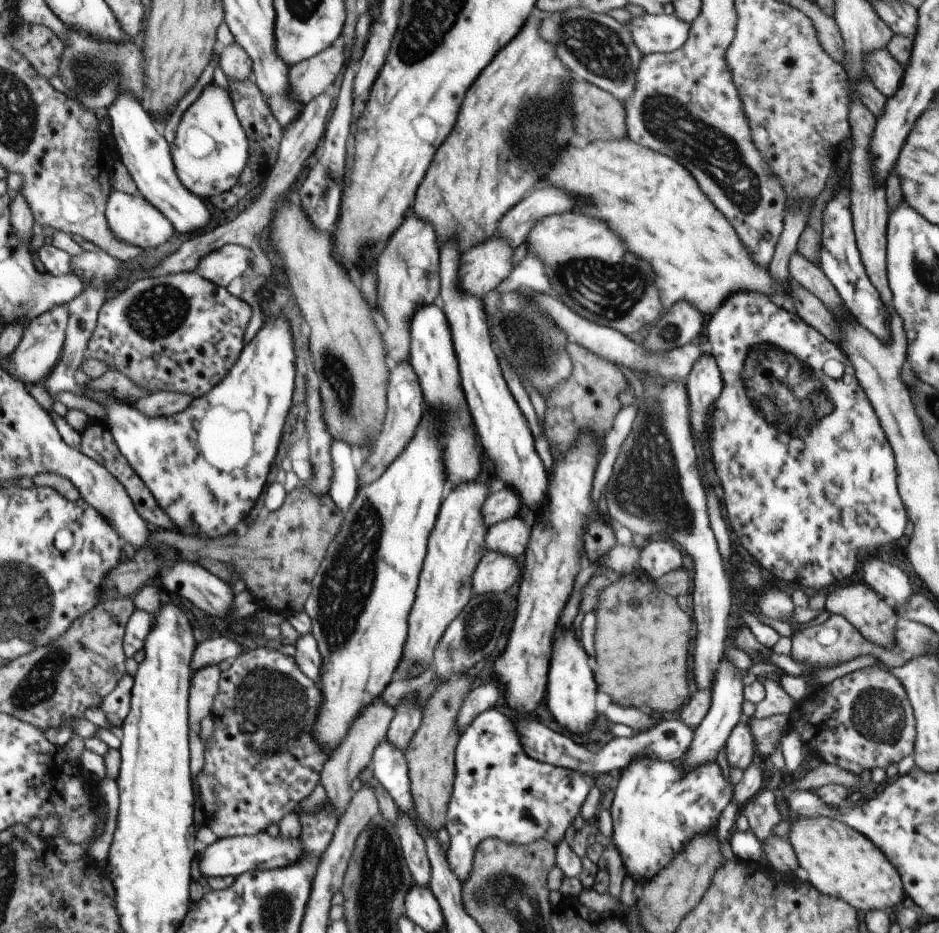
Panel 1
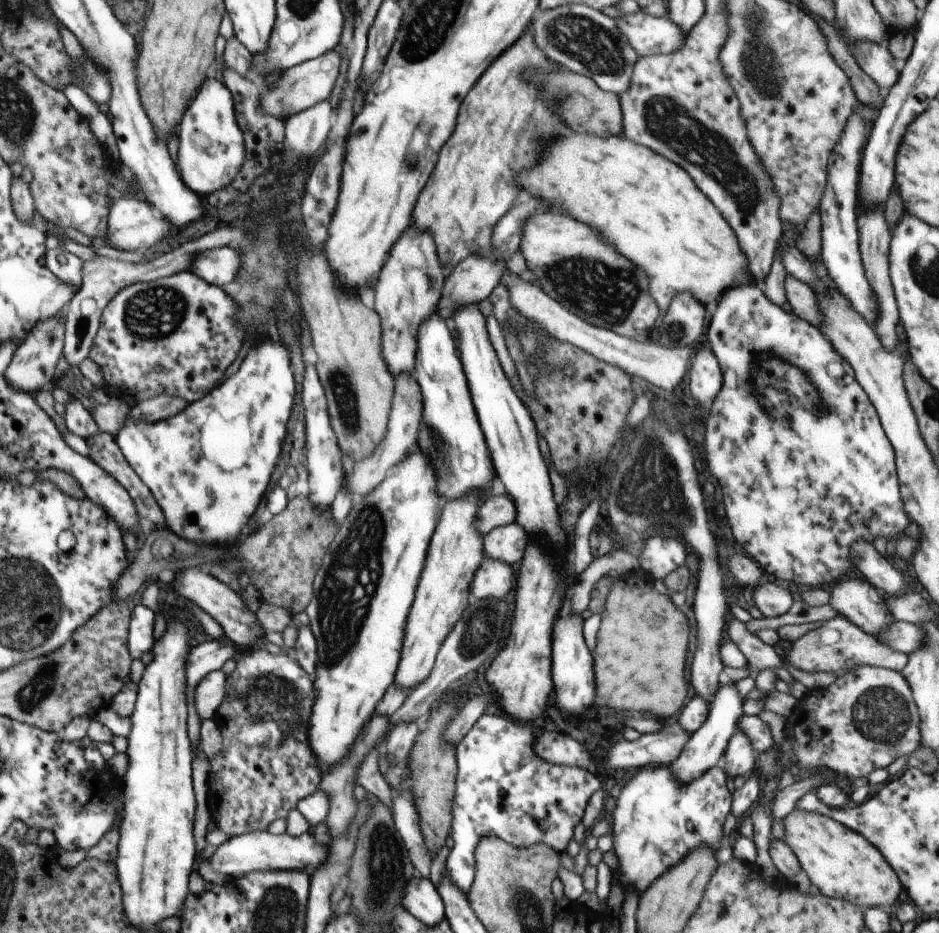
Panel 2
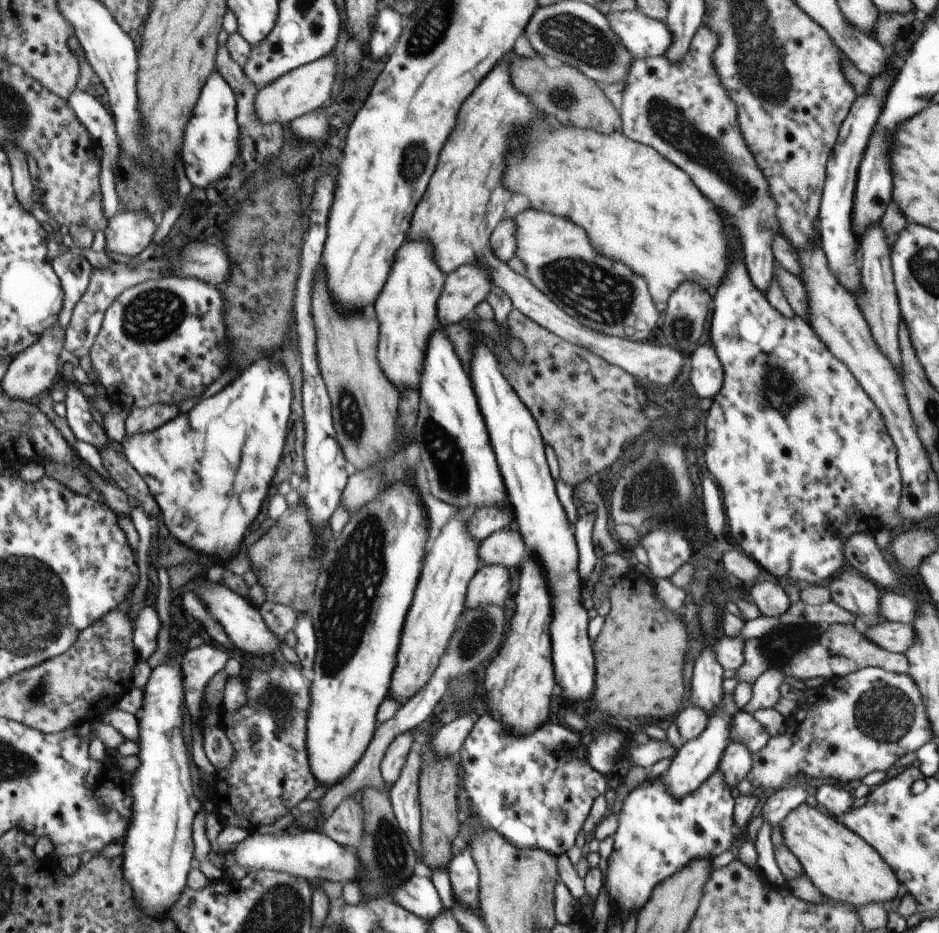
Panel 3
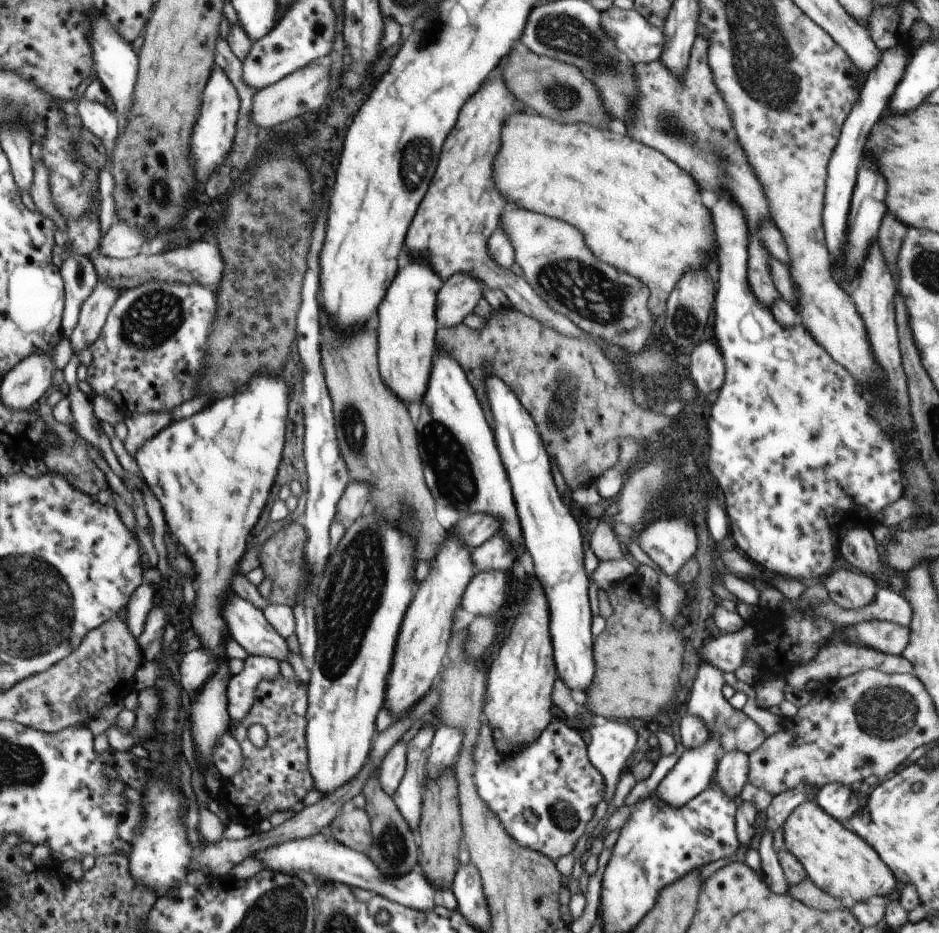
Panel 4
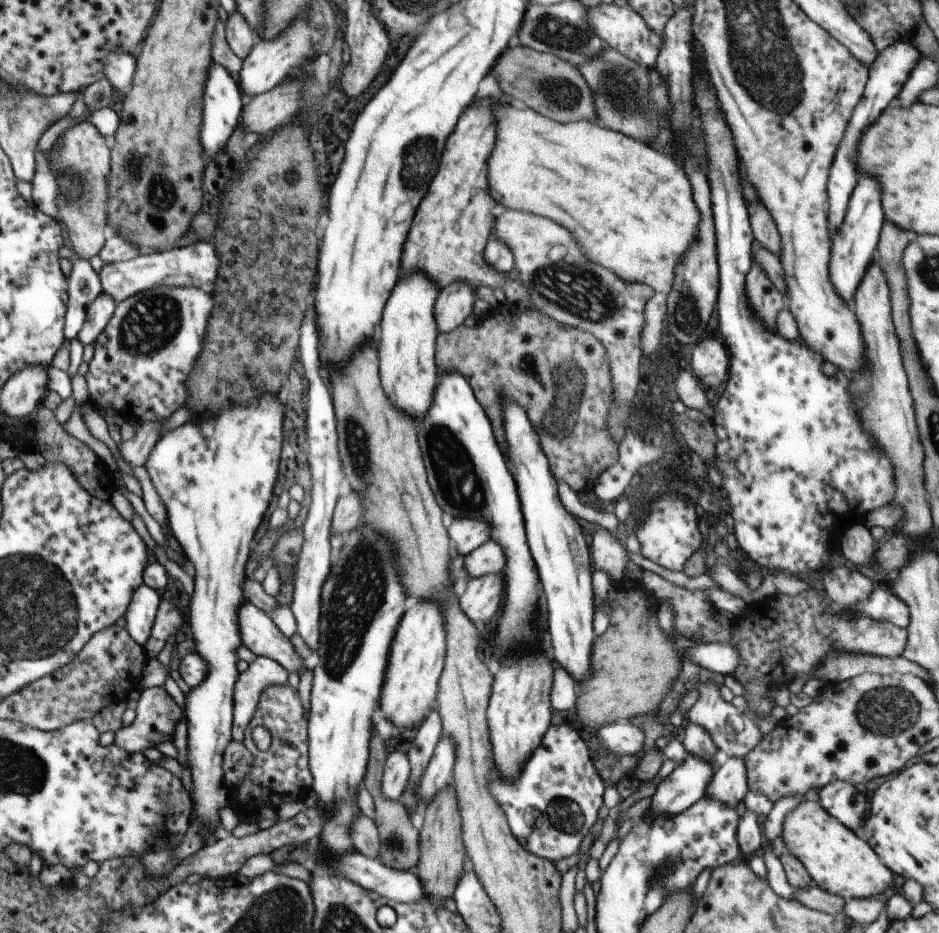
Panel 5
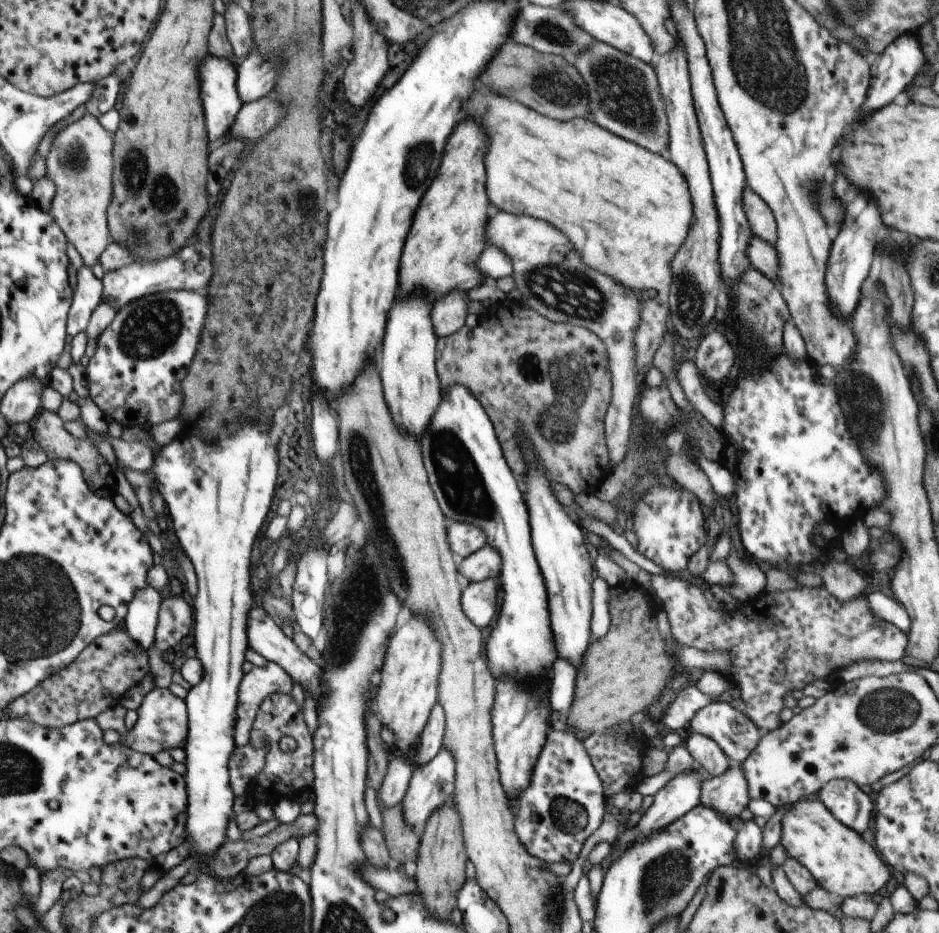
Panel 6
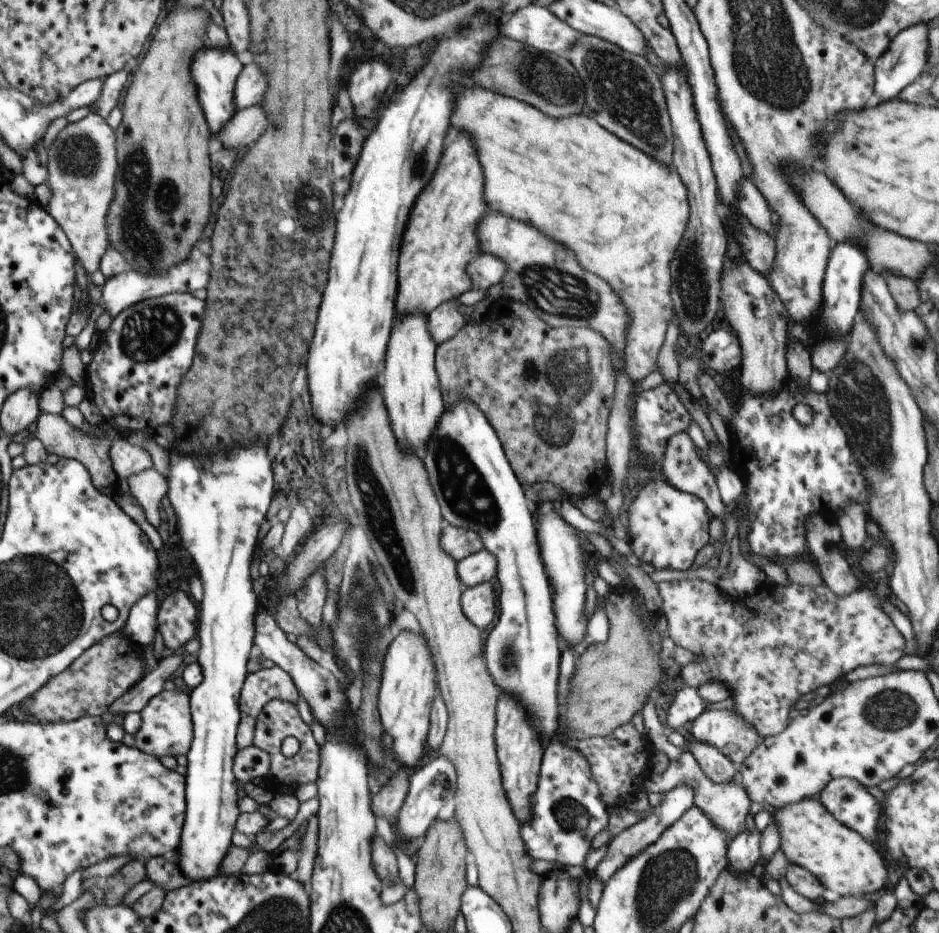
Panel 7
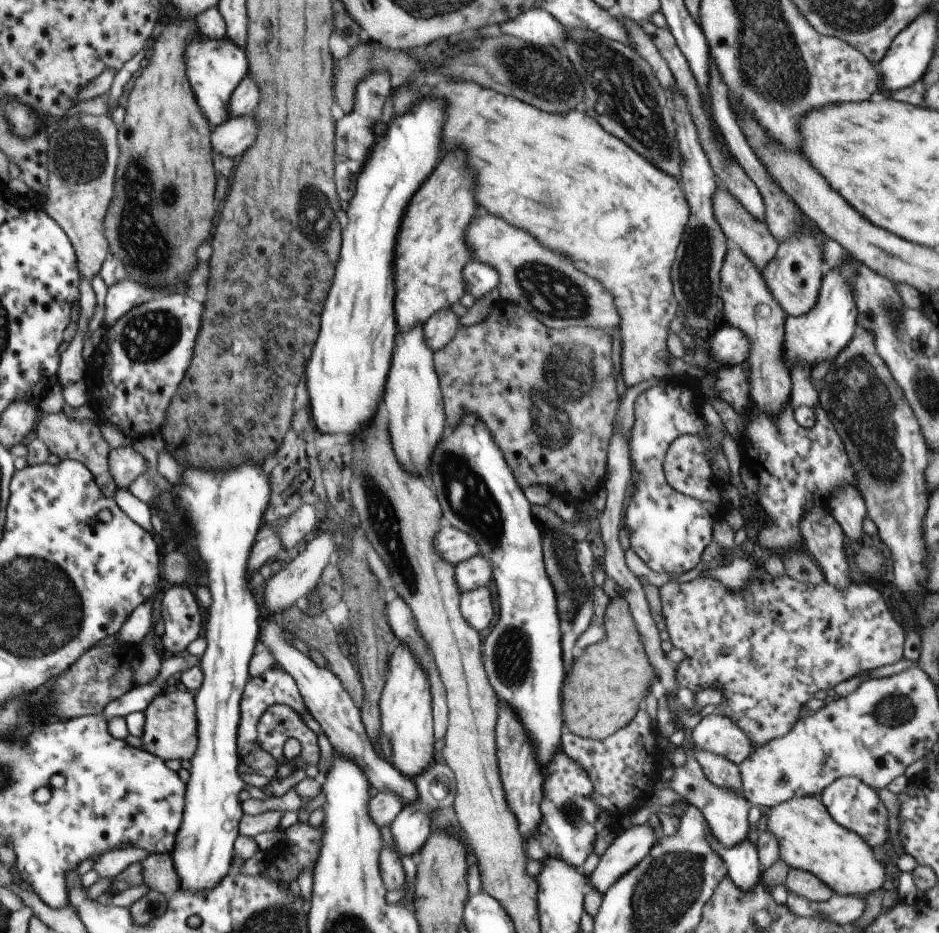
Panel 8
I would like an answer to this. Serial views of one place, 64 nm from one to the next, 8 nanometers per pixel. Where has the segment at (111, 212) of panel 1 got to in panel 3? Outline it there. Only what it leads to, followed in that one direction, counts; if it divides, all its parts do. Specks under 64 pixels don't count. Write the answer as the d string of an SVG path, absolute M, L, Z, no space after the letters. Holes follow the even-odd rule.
M118 208L118 211L110 218L109 228L106 229L106 243L110 252L124 254L128 256L140 254L154 240L154 234L159 227L156 219L152 218L144 211L139 213L133 209Z

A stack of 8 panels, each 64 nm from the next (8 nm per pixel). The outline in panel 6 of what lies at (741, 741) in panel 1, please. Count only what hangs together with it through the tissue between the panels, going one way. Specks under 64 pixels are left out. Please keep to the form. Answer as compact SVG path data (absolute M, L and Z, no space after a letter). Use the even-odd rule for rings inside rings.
M730 763L721 776L705 778L700 803L723 814L725 819L740 818L749 803L749 791L741 764Z

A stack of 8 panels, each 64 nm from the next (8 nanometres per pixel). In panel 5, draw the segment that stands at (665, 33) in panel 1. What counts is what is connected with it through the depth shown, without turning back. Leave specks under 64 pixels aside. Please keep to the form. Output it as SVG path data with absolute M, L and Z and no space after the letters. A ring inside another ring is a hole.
M615 3L588 6L588 22L594 28L596 36L600 36L612 49L618 50L620 54L628 56L630 60L634 60L634 62L638 62L638 64L642 64L648 69L655 69L662 40L660 40L660 36L656 32L652 32L648 28L642 16L636 14L630 7L620 7Z

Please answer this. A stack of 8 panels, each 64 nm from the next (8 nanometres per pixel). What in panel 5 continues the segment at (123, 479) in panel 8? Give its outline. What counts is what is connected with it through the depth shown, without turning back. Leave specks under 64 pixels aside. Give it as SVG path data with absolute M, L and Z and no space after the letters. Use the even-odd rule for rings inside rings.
M132 421L135 426L135 432L132 439L126 439L122 443L118 444L118 457L122 463L126 461L132 465L138 465L144 467L154 444L161 438L161 431L163 427L162 421Z

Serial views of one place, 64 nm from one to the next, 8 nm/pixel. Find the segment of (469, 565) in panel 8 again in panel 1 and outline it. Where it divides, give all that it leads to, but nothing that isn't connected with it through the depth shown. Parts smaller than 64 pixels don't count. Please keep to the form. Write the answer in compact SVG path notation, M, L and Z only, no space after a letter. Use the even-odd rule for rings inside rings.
M518 516L487 527L486 550L518 558L525 553L531 536L531 523Z

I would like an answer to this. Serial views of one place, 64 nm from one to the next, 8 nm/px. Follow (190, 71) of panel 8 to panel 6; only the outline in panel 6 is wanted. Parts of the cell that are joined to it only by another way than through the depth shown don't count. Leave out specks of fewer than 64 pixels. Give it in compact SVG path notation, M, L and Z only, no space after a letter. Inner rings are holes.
M213 57L201 63L199 76L203 80L204 117L208 130L208 143L213 143L231 132L239 112L243 109L244 103L238 92L238 69L231 64L231 61Z

